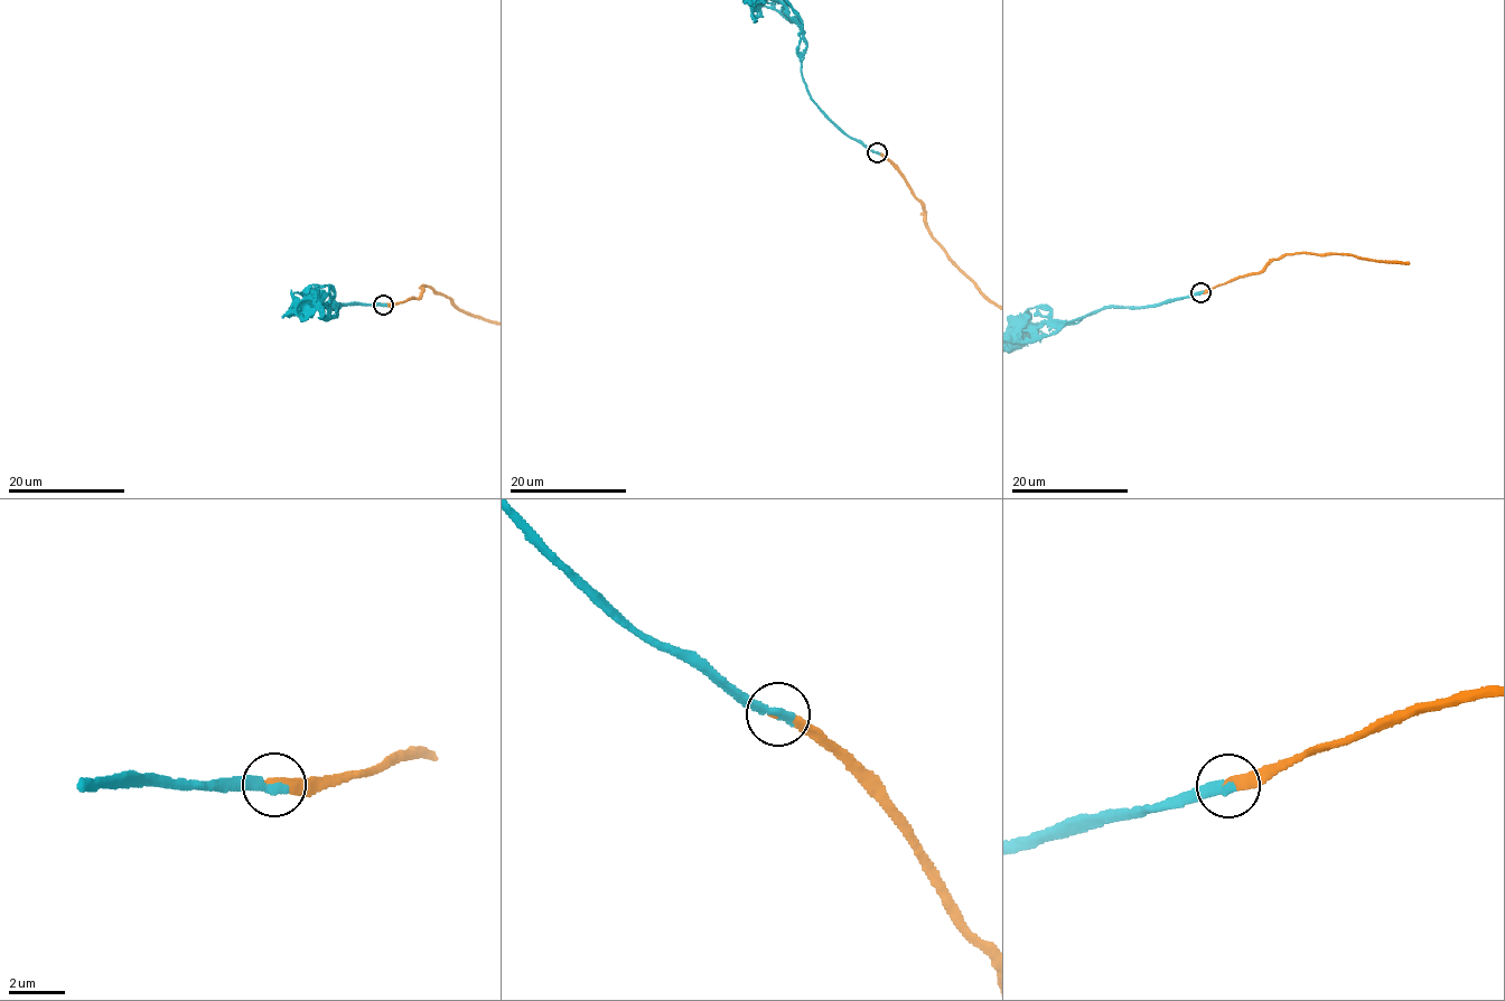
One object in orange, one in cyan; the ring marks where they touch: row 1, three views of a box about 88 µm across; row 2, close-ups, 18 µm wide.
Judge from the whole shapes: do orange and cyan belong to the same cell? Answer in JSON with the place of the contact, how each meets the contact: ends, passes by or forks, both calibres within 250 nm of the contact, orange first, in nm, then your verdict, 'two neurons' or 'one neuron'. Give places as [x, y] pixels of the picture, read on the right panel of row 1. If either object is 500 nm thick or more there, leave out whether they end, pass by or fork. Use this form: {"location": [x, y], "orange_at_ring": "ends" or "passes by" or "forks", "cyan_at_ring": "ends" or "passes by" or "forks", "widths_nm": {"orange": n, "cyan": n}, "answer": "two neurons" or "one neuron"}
{"location": [1200, 292], "orange_at_ring": "ends", "cyan_at_ring": "ends", "widths_nm": {"orange": 300, "cyan": 360}, "answer": "one neuron"}

